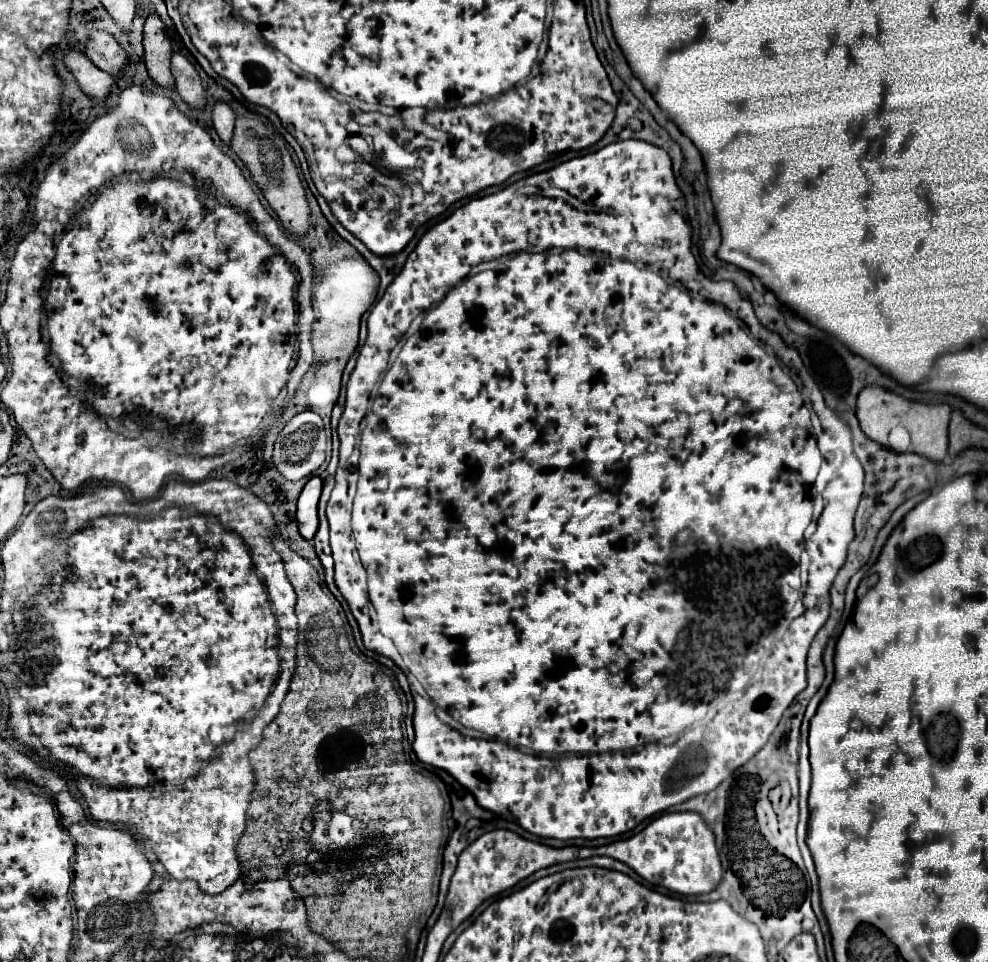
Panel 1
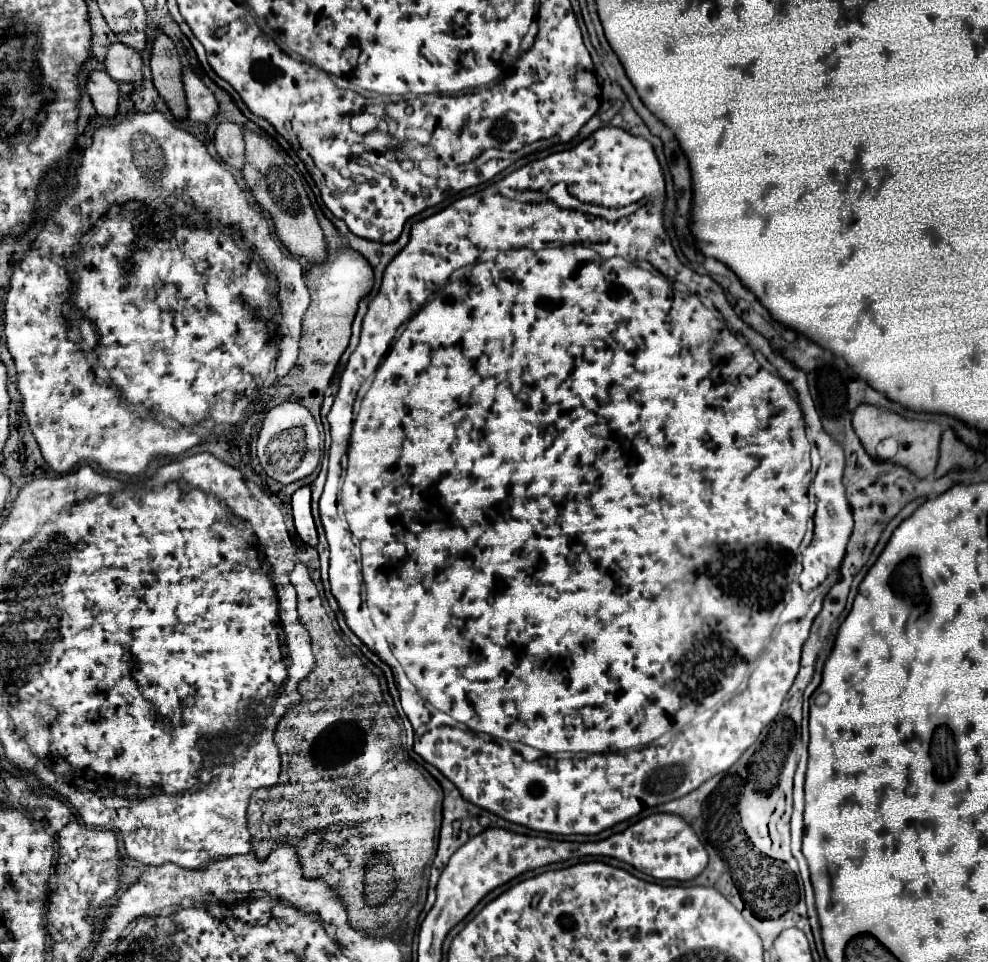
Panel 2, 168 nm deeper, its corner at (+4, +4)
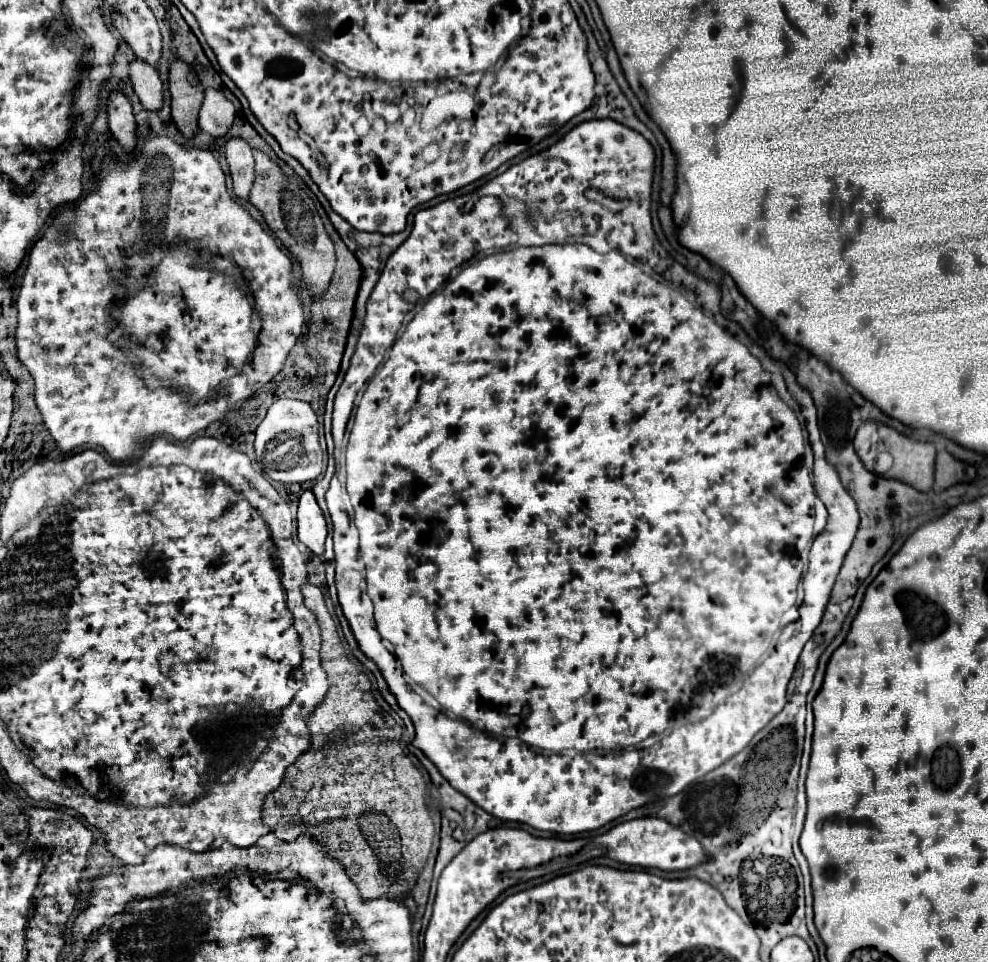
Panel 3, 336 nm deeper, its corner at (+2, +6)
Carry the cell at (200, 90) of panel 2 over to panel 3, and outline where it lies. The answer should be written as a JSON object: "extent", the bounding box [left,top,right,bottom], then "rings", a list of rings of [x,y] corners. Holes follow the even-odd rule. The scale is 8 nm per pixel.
{"extent":[200,89,236,137],"rings":[[[206,89],[206,97],[200,109],[200,129],[212,137],[224,137],[232,127],[236,109],[216,89]]]}

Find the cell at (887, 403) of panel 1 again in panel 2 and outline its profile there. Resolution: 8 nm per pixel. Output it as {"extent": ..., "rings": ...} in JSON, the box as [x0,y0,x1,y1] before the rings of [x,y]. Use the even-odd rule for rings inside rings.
{"extent":[852,405,942,477],"rings":[[[858,405],[856,411],[854,411],[854,417],[852,417],[852,425],[854,425],[854,431],[860,439],[860,443],[864,445],[864,449],[874,457],[874,451],[876,451],[876,445],[886,439],[886,437],[894,437],[900,447],[902,447],[902,463],[898,465],[904,465],[908,469],[912,469],[918,477],[930,477],[936,469],[936,463],[938,463],[938,447],[940,447],[940,435],[942,435],[942,427],[938,425],[938,421],[918,421],[918,419],[906,419],[898,413],[892,413],[892,411],[886,411],[886,409],[880,409],[876,405]]]}

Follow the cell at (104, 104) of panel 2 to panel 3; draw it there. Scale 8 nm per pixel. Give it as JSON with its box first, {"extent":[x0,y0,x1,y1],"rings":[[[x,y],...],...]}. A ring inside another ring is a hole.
{"extent":[108,93,136,153],"rings":[[[116,93],[108,99],[108,125],[120,147],[130,153],[136,147],[136,121],[132,117],[132,105],[126,95]]]}

